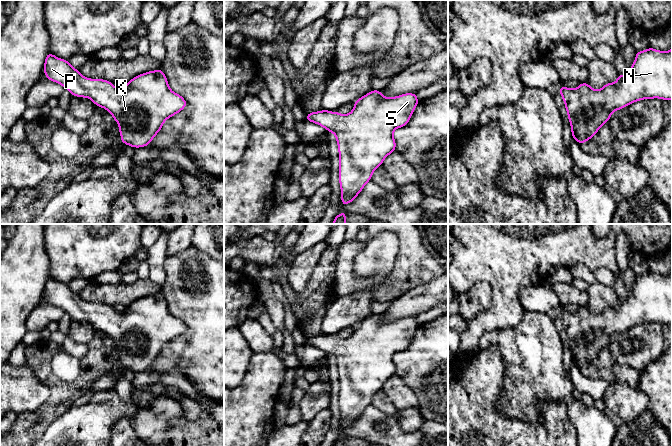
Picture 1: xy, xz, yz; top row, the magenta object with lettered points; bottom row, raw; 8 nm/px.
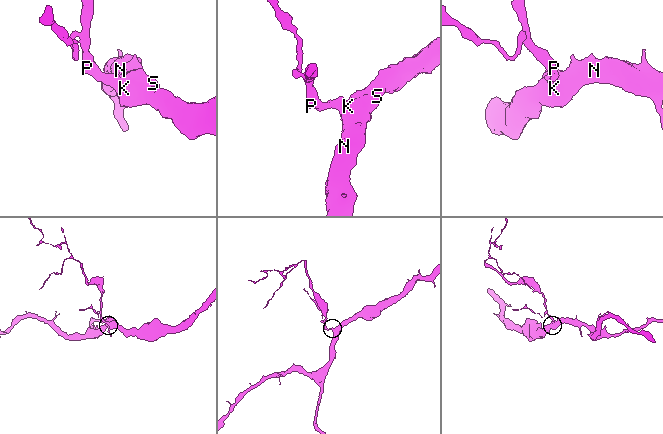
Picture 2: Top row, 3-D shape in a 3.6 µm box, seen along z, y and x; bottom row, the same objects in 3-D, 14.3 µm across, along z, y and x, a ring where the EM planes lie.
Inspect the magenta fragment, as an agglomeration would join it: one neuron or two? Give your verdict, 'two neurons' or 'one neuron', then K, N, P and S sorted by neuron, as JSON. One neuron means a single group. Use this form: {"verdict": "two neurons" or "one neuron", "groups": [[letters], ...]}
{"verdict": "one neuron", "groups": [["K", "N", "P", "S"]]}

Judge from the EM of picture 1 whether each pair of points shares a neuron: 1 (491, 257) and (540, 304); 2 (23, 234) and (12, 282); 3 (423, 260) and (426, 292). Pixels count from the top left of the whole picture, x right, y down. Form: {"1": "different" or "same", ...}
{"1": "different", "2": "same", "3": "different"}

